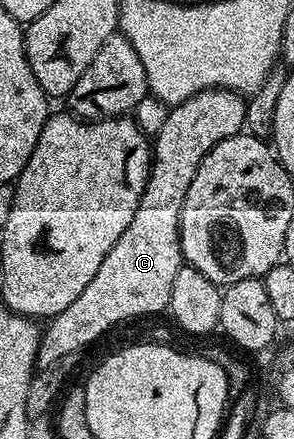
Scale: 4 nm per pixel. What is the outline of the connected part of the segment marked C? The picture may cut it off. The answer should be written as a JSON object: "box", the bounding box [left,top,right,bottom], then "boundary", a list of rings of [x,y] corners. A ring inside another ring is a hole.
{"box":[38,88,246,369],"boundary":[[[222,88],[202,89],[187,101],[182,101],[169,110],[164,125],[152,141],[150,174],[144,187],[144,195],[136,207],[136,215],[132,215],[132,223],[128,223],[124,235],[116,239],[116,247],[104,255],[104,263],[100,263],[100,271],[92,275],[92,283],[80,291],[78,298],[64,311],[49,318],[47,327],[42,333],[42,342],[38,348],[38,369],[47,369],[58,359],[76,351],[85,350],[85,345],[102,337],[113,325],[126,321],[129,317],[142,317],[145,313],[158,313],[167,308],[172,295],[172,283],[176,283],[176,275],[184,264],[182,244],[180,243],[180,215],[184,207],[184,195],[188,195],[188,187],[192,187],[192,179],[196,179],[196,171],[208,155],[208,151],[228,137],[243,132],[246,124],[246,102],[243,94]]]}

